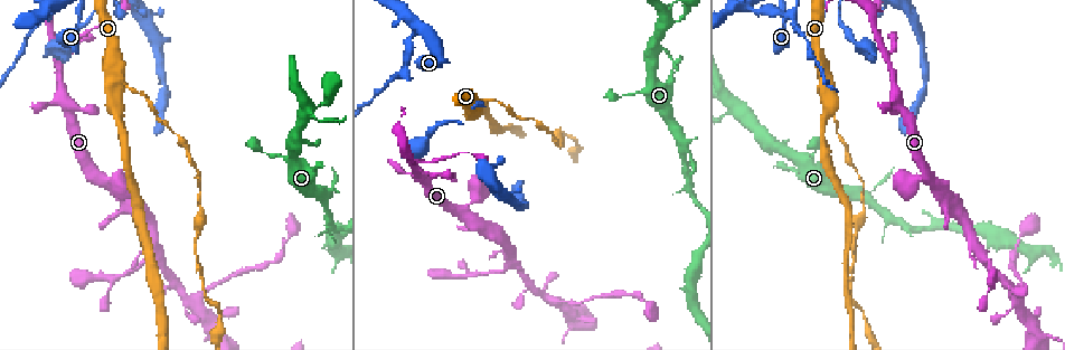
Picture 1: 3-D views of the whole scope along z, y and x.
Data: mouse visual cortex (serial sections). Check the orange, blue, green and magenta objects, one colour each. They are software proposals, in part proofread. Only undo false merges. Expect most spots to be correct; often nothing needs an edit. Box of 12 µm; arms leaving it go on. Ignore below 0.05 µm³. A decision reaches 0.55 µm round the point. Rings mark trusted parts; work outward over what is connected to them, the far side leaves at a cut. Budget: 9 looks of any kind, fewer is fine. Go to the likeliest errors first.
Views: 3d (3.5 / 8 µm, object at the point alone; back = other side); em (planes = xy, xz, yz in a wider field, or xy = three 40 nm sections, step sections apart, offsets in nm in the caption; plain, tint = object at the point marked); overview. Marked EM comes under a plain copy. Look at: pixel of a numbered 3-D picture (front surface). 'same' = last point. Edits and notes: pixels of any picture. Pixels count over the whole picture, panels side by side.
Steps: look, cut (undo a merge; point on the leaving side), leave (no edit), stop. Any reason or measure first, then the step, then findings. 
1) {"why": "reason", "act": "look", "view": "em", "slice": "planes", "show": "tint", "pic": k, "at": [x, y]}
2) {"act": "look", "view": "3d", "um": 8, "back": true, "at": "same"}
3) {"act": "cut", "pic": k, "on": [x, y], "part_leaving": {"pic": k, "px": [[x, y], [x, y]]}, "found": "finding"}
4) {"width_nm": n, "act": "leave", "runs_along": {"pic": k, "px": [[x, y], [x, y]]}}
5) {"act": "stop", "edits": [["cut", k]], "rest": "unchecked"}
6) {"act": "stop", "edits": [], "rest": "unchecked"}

{"why": "thin neck", "act": "look", "view": "3d", "um": 3.5, "pic": 1, "at": [880, 42]}

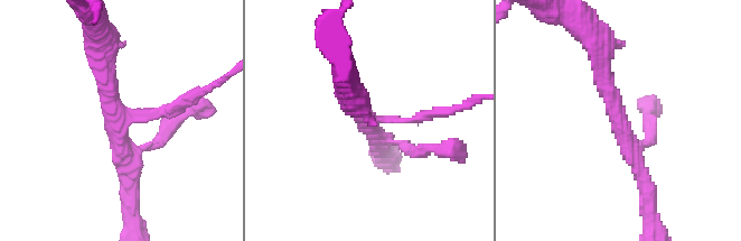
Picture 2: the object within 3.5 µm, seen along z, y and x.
{"act": "look", "view": "em", "slice": "planes", "show": "tint", "pic": 2, "at": [366, 124]}

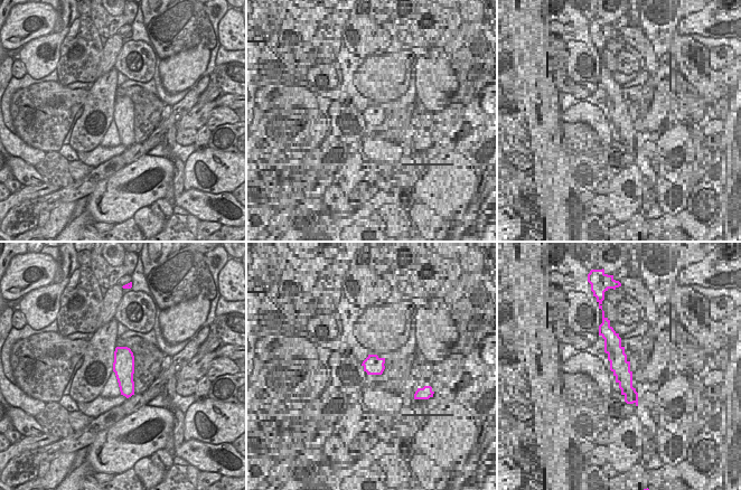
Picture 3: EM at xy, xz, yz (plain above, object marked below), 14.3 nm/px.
{"act": "leave", "runs_along": {"pic": 2, "px": [[649, 192], [603, 85], [601, 54]]}, "found": "continuous, no second cell"}

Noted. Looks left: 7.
{"why": "two arms in line, one across", "act": "look", "view": "3d", "um": 8, "pic": 1, "at": [119, 79]}

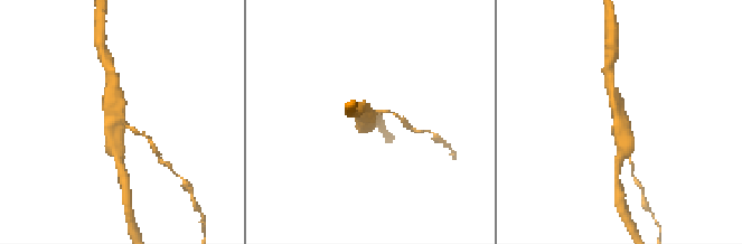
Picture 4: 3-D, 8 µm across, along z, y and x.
{"why": "zoom in", "act": "look", "view": "3d", "um": 3.5, "pic": 4, "at": [118, 121]}

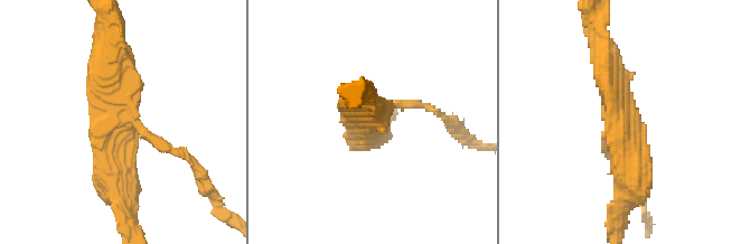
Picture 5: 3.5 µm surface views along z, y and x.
{"arms": 3, "arm_widths_nm": [150, 300, 500], "act": "look", "view": "em", "slice": "xy", "step": 2, "show": "tint", "pic": 5, "at": [621, 115]}

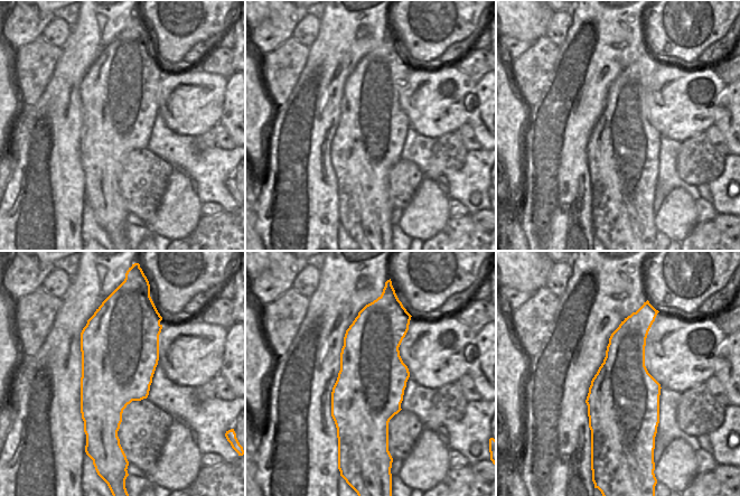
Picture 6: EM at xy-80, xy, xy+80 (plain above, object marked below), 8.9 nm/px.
{"act": "cut", "pic": 5, "on": [163, 148], "part_leaving": {"pic": 5, "px": [[137, 128], [181, 152], [212, 194]]}, "found": "a second cell is stuck on"}

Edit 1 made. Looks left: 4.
{"why": "looks like a crossing", "act": "look", "view": "3d", "um": 8, "back": true, "pic": 1, "at": [665, 22]}

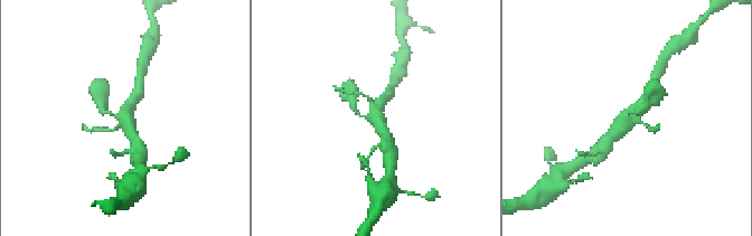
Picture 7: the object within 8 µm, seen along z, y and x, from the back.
{"act": "look", "view": "em", "slice": "planes", "show": "tint", "pic": 7, "at": [127, 117]}

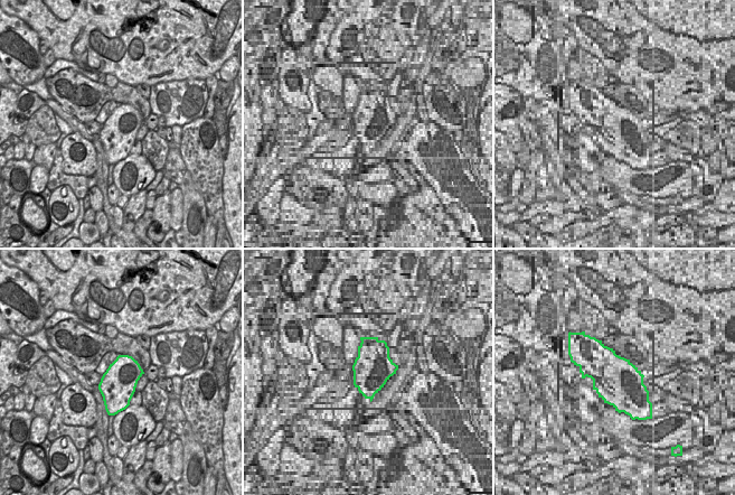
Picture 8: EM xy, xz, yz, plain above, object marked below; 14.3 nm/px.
{"width_nm": 500, "act": "leave", "runs_along": {"pic": 7, "px": [[607, 142], [648, 95]]}, "found": "continuous, no second cell"}

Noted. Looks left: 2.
{"why": "thick turns thin", "act": "look", "view": "3d", "um": 3.5, "pic": 1, "at": [637, 92]}

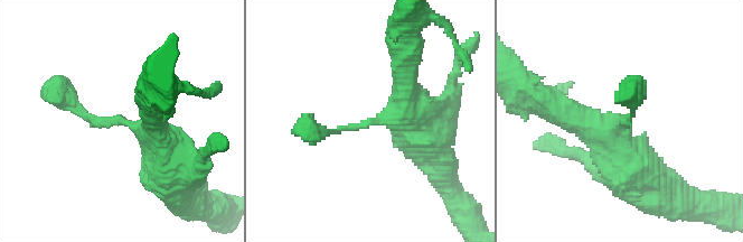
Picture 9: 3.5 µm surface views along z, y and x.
{"why": "need the tissue", "act": "look", "view": "em", "slice": "xy", "step": 3, "show": "tint", "pic": 9, "at": [373, 120]}

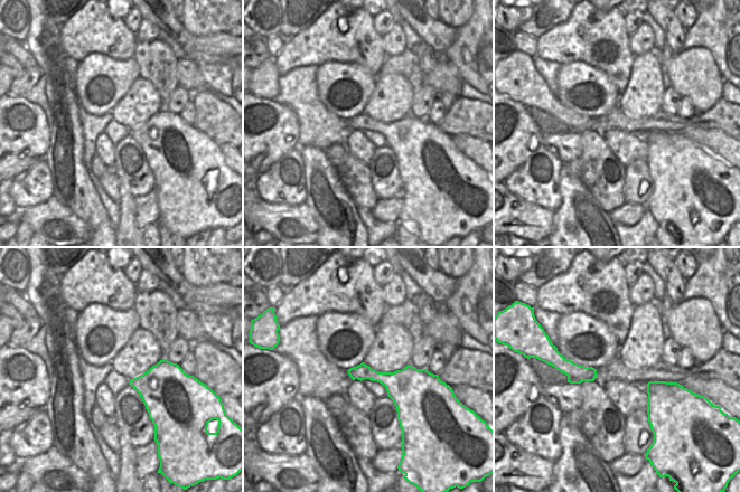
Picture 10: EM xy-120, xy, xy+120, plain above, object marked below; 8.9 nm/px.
{"act": "leave", "found": "one cell here"}

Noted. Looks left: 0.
{"act": "stop", "edits": [["cut", 5]], "rest": "unchecked"}

